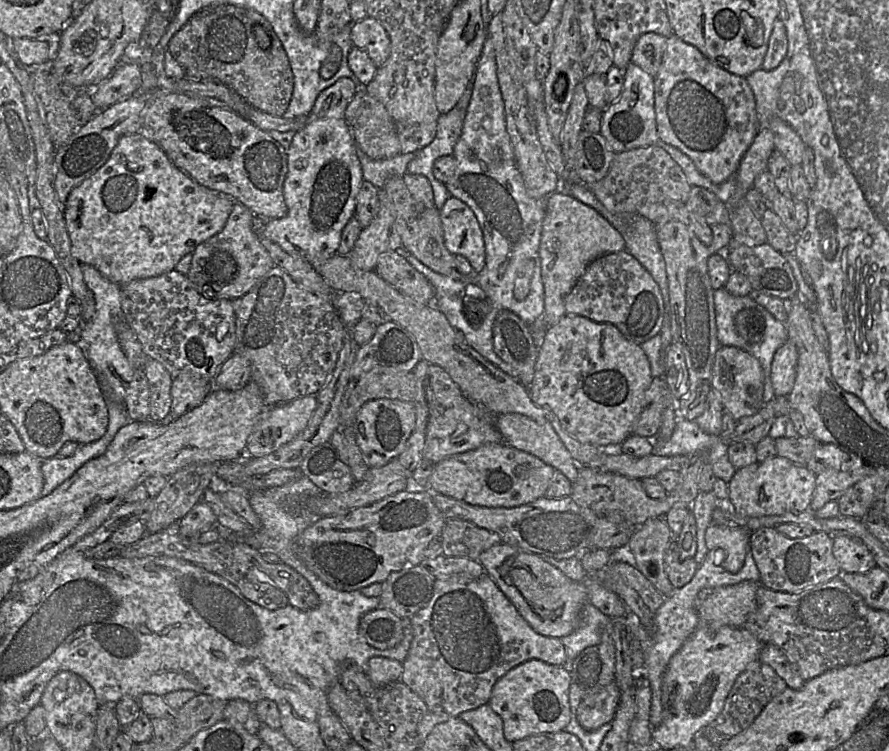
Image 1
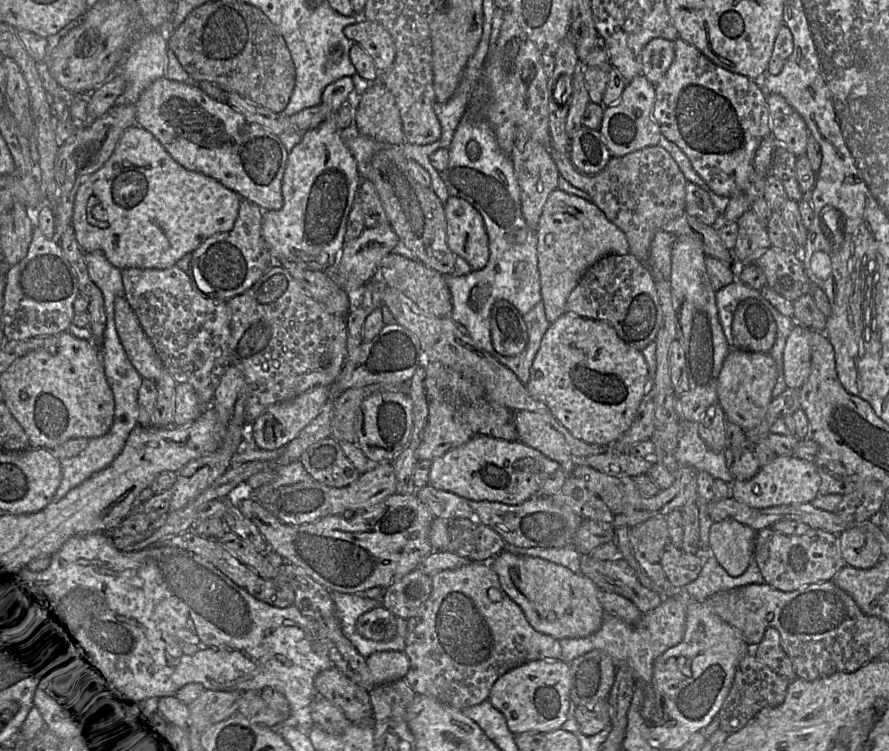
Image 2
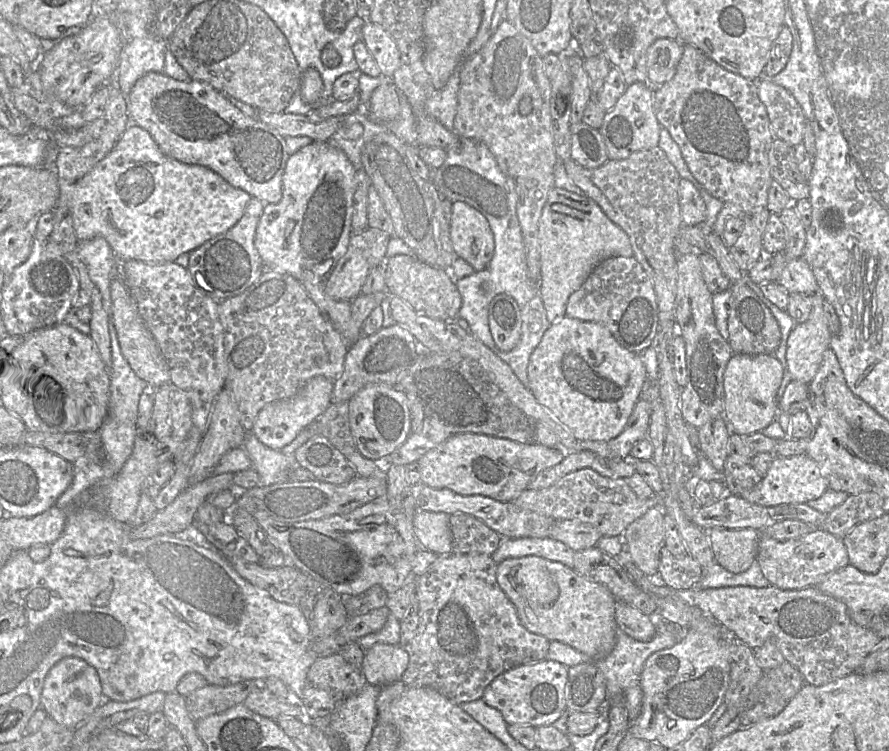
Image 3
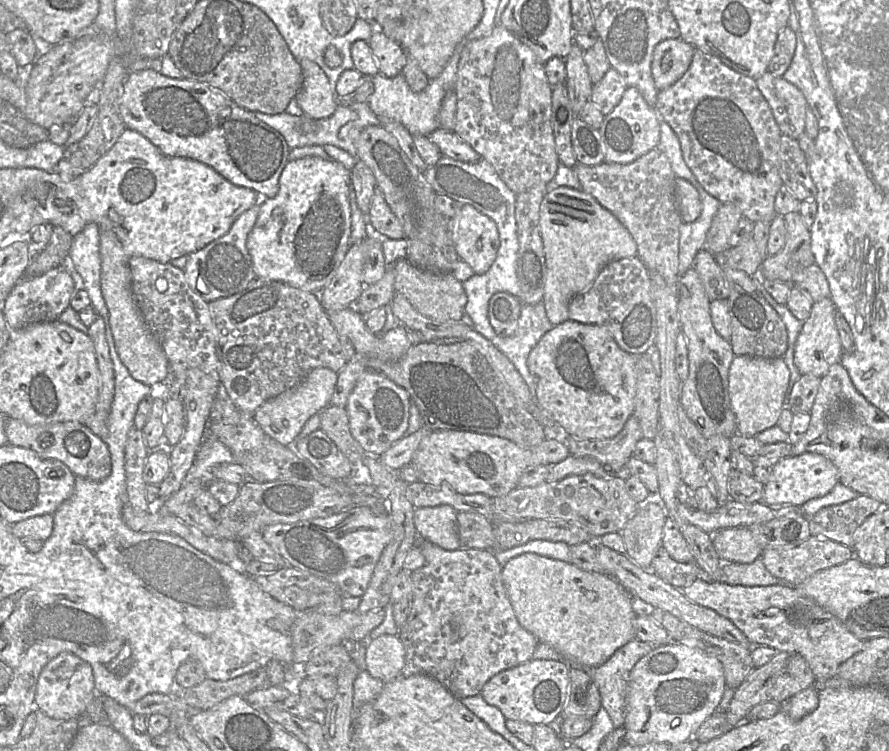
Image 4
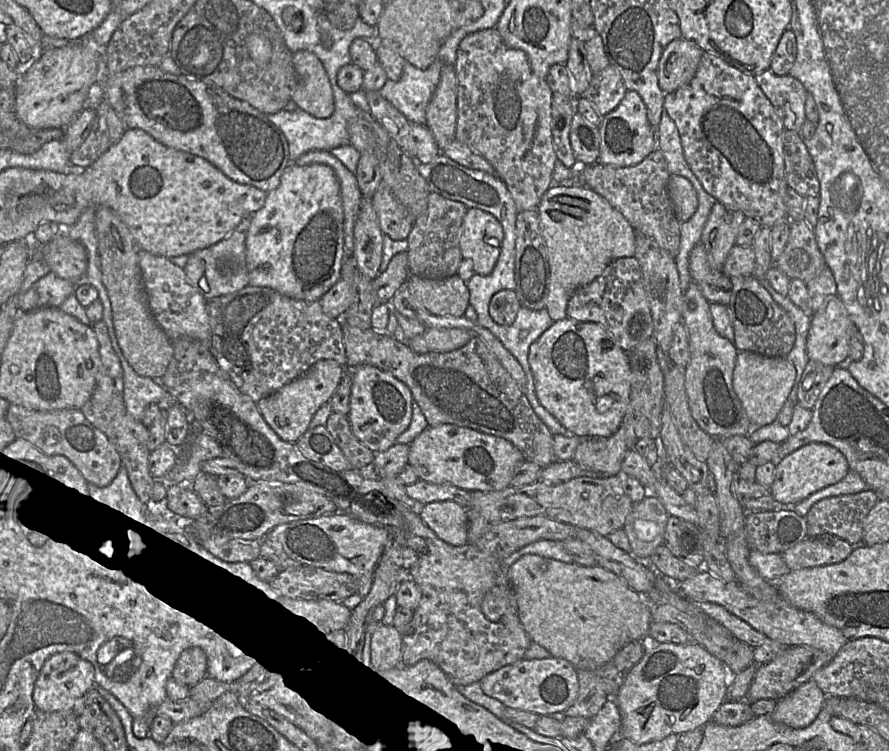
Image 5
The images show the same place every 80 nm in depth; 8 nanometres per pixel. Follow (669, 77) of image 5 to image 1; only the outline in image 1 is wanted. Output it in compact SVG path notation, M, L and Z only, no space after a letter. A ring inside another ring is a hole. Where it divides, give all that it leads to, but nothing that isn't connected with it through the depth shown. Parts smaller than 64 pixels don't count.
M656 33L642 34L633 48L631 62L654 78L662 61L667 38Z

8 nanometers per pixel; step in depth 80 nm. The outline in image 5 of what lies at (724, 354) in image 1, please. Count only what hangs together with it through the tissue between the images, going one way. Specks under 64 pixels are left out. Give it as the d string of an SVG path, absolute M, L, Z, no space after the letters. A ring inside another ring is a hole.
M750 351L738 352L732 384L752 428L760 428L776 421L794 386L795 379L796 368L786 357L774 358Z

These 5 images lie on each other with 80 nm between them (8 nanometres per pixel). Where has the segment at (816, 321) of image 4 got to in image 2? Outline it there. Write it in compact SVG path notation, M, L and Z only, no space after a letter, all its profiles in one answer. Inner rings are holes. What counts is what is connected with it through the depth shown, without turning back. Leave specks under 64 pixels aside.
M795 325L783 350L783 375L787 388L799 389L811 371L813 330Z

